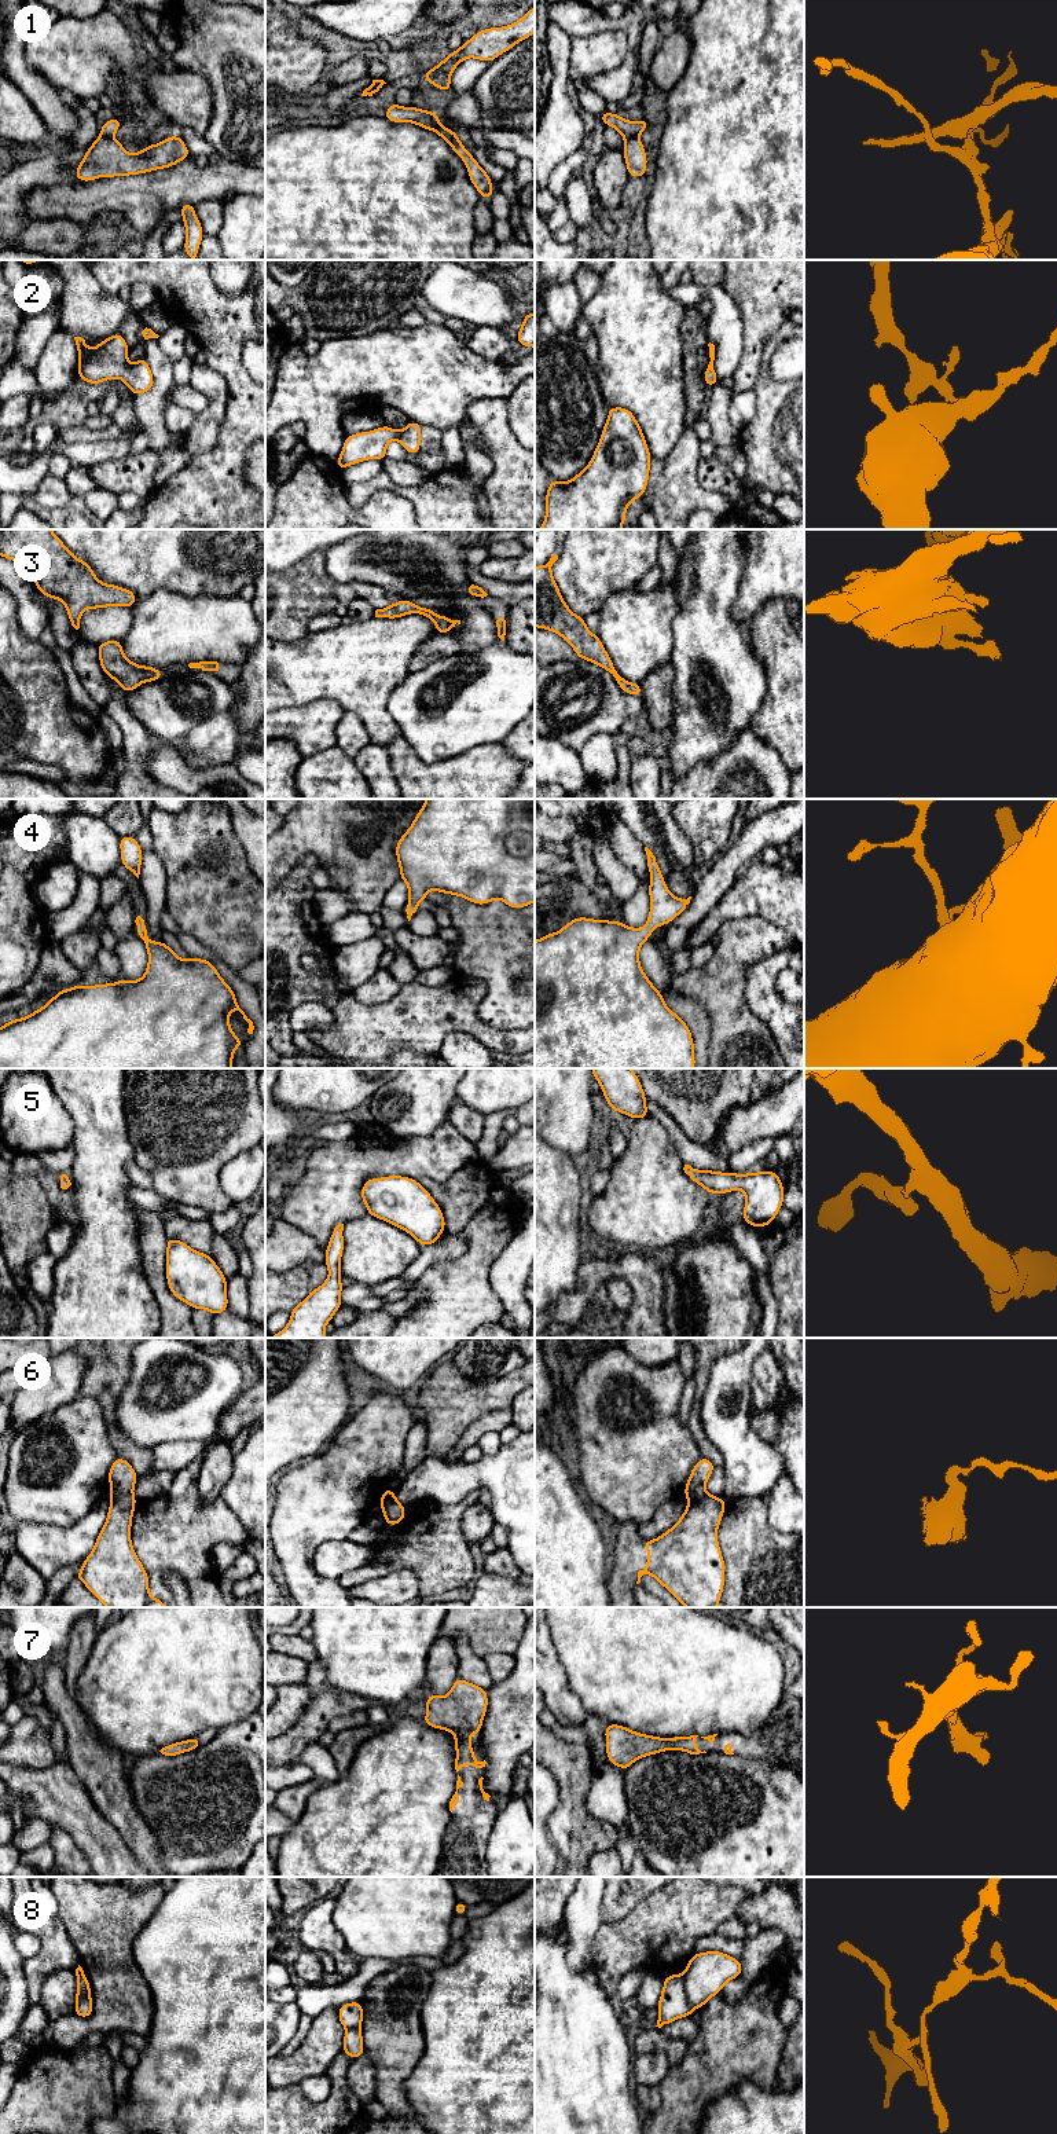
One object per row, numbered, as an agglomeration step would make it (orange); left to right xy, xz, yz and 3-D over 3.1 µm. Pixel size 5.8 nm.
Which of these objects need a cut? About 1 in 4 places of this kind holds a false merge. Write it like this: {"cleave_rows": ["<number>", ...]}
{"cleave_rows": ["1", "6", "8"]}

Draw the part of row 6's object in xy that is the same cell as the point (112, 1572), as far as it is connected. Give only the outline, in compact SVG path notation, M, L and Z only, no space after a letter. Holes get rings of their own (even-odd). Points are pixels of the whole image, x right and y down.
M133 1493L111 1499L95 1547L74 1577L106 1607L166 1607L161 1599L150 1595L147 1572L132 1546L136 1502Z

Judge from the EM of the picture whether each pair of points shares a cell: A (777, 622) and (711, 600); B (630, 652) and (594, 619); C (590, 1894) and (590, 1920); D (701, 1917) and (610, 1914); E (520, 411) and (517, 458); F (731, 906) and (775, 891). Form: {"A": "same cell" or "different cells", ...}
{"A": "different cells", "B": "different cells", "C": "same cell", "D": "different cells", "E": "different cells", "F": "same cell"}

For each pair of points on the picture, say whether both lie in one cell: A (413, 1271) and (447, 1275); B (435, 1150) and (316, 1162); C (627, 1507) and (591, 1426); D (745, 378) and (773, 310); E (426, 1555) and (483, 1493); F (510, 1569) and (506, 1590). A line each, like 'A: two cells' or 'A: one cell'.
A: two cells
B: one cell
C: one cell
D: one cell
E: one cell
F: two cells

